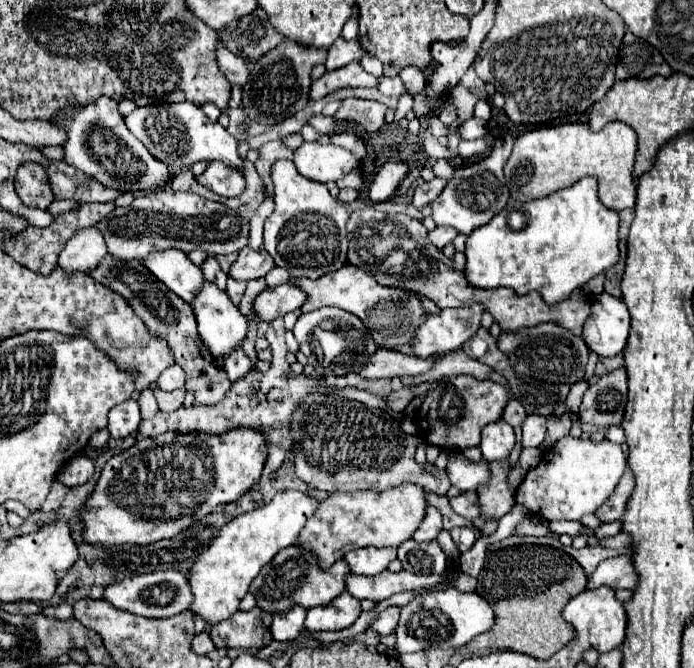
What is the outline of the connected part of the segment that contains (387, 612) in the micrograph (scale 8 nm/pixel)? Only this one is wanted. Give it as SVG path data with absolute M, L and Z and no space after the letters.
M389 606L371 620L369 628L377 630L379 634L393 634L393 630L397 628L397 618L399 618L399 606Z

